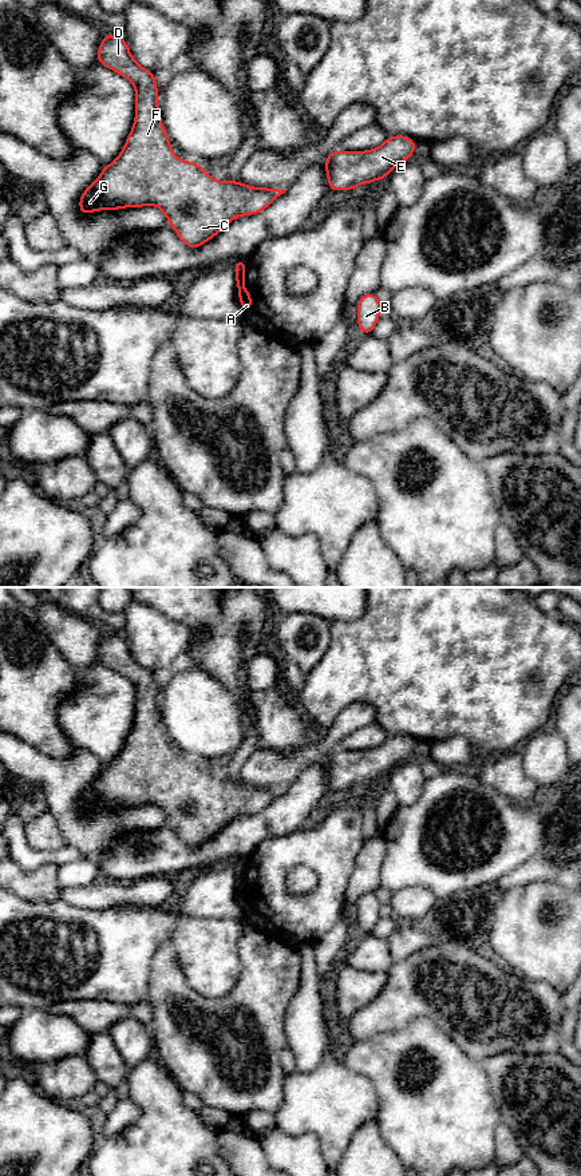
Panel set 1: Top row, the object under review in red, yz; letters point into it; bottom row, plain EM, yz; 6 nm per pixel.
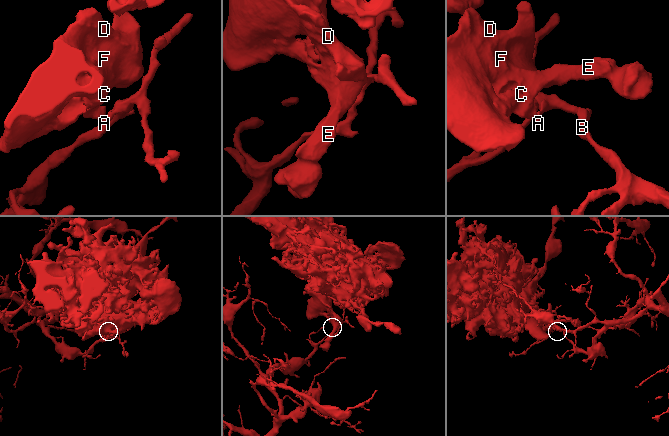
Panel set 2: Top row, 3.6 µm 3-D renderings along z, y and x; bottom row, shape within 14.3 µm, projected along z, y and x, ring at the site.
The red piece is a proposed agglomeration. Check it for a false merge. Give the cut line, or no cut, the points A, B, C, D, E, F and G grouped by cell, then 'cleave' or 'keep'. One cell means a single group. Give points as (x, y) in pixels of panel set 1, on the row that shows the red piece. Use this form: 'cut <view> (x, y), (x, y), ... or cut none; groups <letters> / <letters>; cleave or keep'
cut yz (244, 288), (240, 292); groups A B / C D E F G; cleave

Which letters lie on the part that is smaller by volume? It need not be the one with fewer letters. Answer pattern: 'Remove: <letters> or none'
Remove: A, B

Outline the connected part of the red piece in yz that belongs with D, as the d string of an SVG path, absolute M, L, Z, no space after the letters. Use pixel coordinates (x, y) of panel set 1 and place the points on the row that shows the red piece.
M106 32L99 44L99 64L129 79L135 88L135 119L120 154L83 191L79 211L120 210L123 207L159 207L173 225L181 242L197 249L216 237L228 223L241 215L254 215L266 209L286 190L253 187L237 181L216 181L198 162L178 159L166 134L158 107L155 74L141 67L133 58L129 43Z

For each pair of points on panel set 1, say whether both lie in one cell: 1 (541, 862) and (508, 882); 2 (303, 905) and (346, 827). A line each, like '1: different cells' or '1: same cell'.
1: same cell
2: same cell

